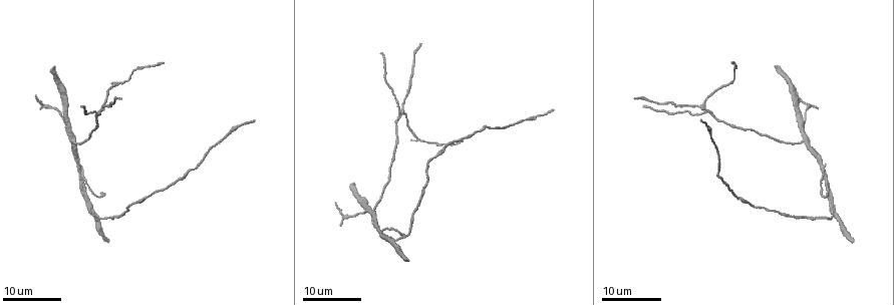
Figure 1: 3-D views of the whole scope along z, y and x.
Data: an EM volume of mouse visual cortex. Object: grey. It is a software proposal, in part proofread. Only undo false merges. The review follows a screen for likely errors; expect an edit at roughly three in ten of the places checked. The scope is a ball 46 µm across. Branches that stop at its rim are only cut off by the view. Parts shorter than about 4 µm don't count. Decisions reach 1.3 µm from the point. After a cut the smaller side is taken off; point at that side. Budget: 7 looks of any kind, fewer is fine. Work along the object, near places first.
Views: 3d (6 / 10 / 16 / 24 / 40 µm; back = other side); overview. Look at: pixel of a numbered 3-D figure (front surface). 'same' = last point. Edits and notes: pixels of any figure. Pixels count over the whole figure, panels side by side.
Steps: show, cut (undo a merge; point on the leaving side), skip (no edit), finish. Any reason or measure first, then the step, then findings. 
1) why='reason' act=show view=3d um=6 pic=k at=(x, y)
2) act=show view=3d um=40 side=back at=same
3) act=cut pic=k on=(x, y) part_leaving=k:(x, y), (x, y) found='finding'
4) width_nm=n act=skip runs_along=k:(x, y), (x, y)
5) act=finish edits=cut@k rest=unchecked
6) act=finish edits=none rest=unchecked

act=show view=3d um=16 pic=1 at=(803, 121)

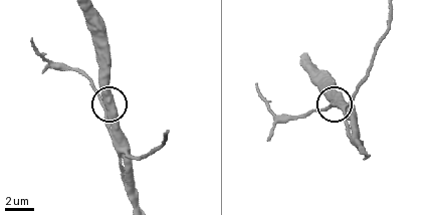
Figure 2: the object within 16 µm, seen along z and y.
act=show view=3d um=10 at=same

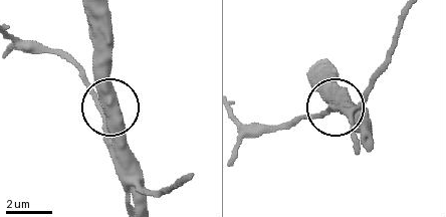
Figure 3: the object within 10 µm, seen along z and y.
act=skip found='continuous, no second neuron'

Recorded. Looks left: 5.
why='three arms meet' act=show view=3d um=24 pic=1 at=(832, 216)

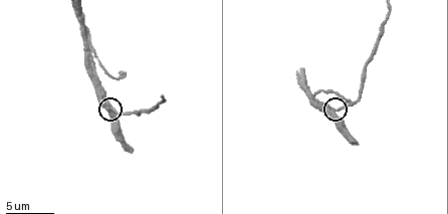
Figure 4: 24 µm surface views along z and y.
why='zoom in' act=show view=3d um=10 pic=4 at=(339, 109)

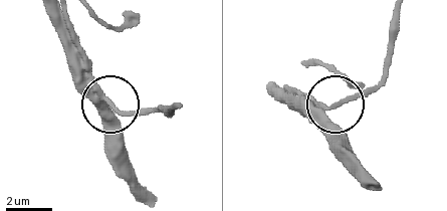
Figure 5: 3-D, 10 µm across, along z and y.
arms=3 act=skip found='all the same neuron'

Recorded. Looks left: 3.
why='sudden change in width' act=show view=3d um=16 pic=1 at=(145, 197)

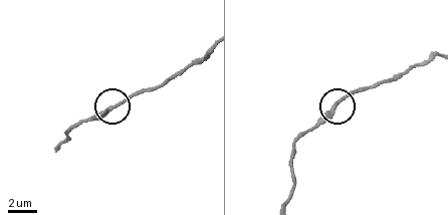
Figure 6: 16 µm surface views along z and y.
act=show view=3d um=10 pic=6 at=(333, 109)

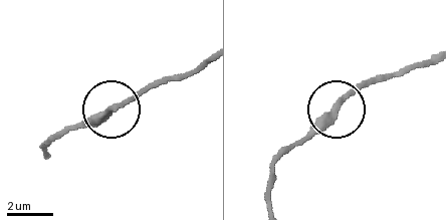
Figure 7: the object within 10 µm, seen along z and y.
width_nm=270 act=skip runs_along=7:(46, 154), (46, 142), (92, 123), (148, 86) found='all the same neuron'

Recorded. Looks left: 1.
act=finish edits=none rest=unchecked

